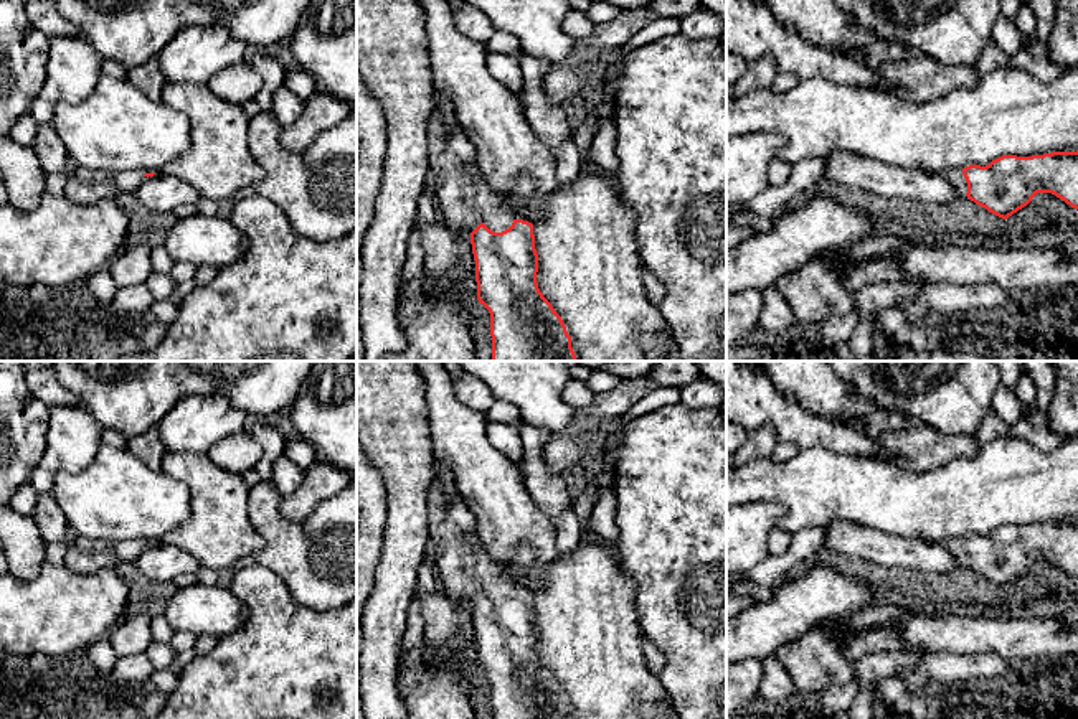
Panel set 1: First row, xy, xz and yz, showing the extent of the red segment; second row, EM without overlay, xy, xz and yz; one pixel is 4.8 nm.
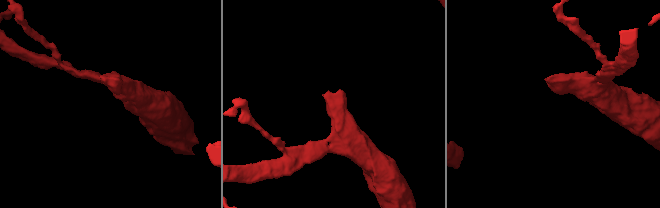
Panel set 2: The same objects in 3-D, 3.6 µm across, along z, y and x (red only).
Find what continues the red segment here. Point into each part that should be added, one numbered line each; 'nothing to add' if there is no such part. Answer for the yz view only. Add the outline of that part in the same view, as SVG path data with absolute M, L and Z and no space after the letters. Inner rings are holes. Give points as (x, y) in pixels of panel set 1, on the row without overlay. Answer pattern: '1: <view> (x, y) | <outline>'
1: yz (956, 546) | M954 539L954 541L948 543L946 547L951 551L951 554L954 556L954 559L961 566L966 566L966 562L967 562L967 552L966 552L966 547L962 544L962 539Z

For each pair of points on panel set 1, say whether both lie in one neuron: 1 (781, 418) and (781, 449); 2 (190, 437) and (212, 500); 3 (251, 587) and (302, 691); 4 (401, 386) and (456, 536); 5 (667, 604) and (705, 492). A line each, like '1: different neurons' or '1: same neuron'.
1: different neurons
2: different neurons
3: same neuron
4: different neurons
5: same neuron

